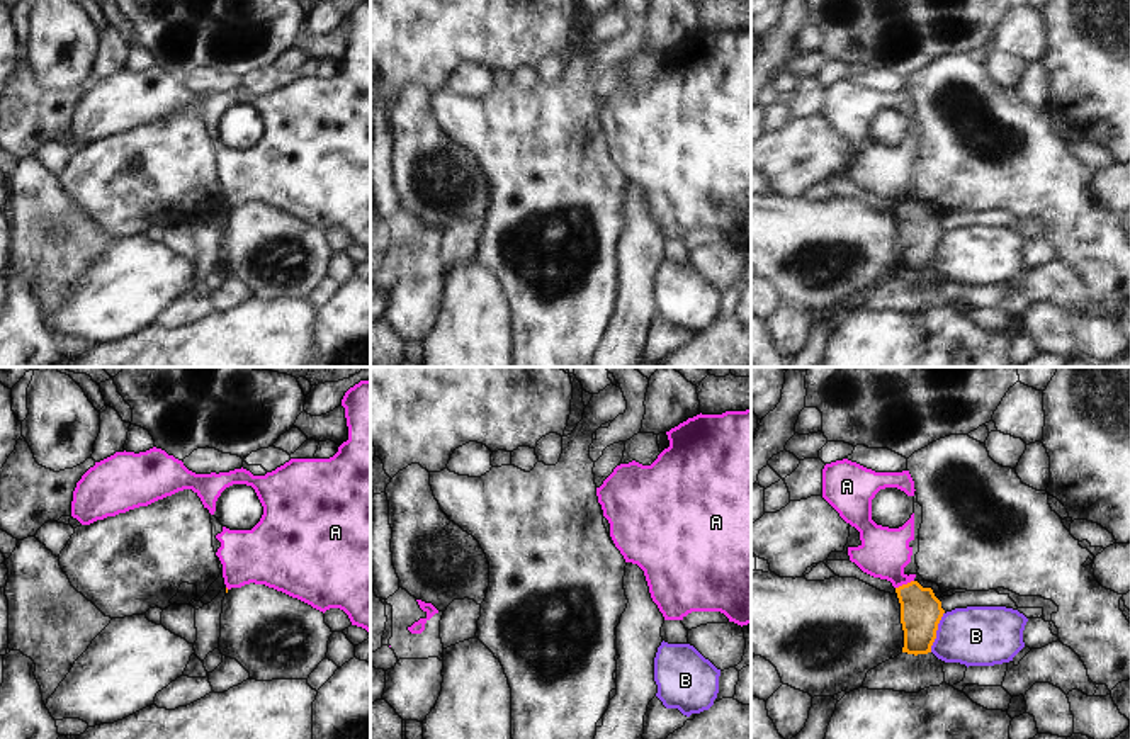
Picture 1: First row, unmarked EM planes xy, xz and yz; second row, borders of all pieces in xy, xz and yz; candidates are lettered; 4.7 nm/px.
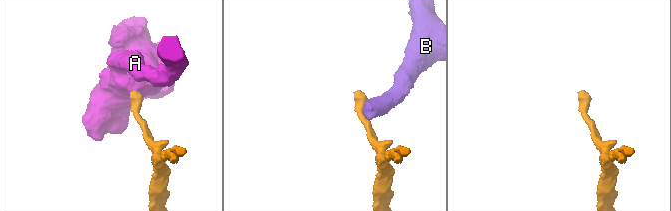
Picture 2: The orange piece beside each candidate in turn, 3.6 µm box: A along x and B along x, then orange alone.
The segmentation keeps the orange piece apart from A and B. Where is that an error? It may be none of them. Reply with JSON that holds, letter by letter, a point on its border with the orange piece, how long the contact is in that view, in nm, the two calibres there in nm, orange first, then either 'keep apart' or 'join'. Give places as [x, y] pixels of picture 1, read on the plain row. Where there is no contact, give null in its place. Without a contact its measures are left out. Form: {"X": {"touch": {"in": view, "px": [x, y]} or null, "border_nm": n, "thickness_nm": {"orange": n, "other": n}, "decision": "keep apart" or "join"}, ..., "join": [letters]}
{"A": {"touch": {"in": "yz", "px": [904, 204]}, "border_nm": 100, "thickness_nm": {"orange": 190, "other": 240}, "decision": "keep apart"}, "B": {"touch": {"in": "yz", "px": [935, 252]}, "border_nm": 200, "thickness_nm": {"orange": 190, "other": 280}, "decision": "keep apart"}, "join": []}

